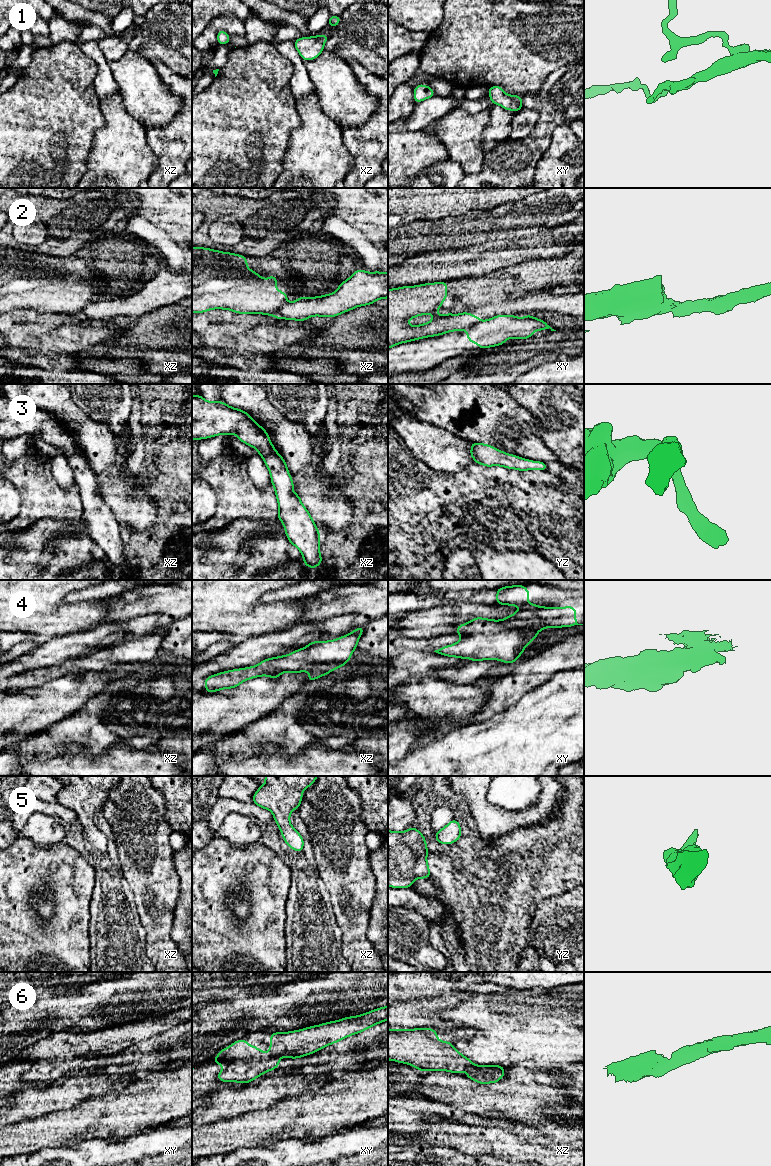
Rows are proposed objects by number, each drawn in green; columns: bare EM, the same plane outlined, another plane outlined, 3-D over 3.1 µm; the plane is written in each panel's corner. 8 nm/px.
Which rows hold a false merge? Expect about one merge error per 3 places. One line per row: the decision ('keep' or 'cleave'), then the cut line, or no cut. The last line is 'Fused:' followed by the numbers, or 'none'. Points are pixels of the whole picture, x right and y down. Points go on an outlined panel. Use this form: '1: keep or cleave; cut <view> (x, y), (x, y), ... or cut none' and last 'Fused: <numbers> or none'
1: keep; cut none
2: cleave; cut xz (287, 303), (270, 314)
3: keep; cut none
4: cleave; cut xy (496, 620), (508, 628), (536, 629), (538, 631)
5: keep; cut none
6: keep; cut none
Fused: 2, 4

